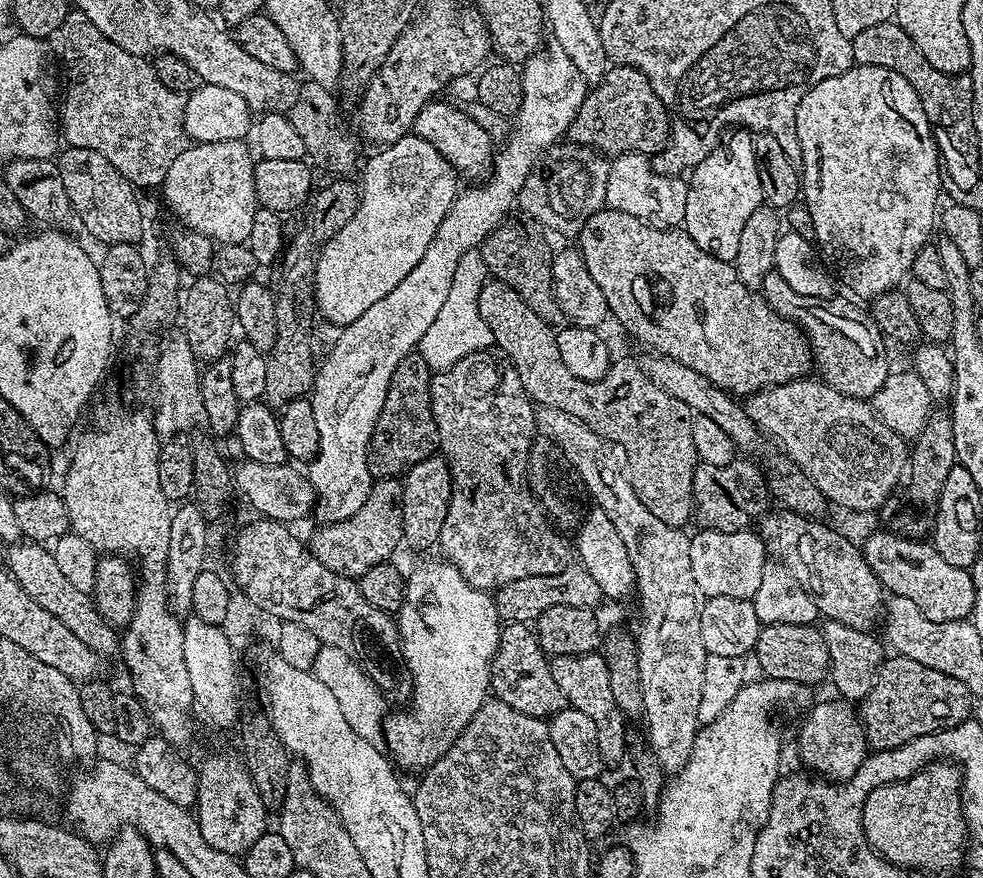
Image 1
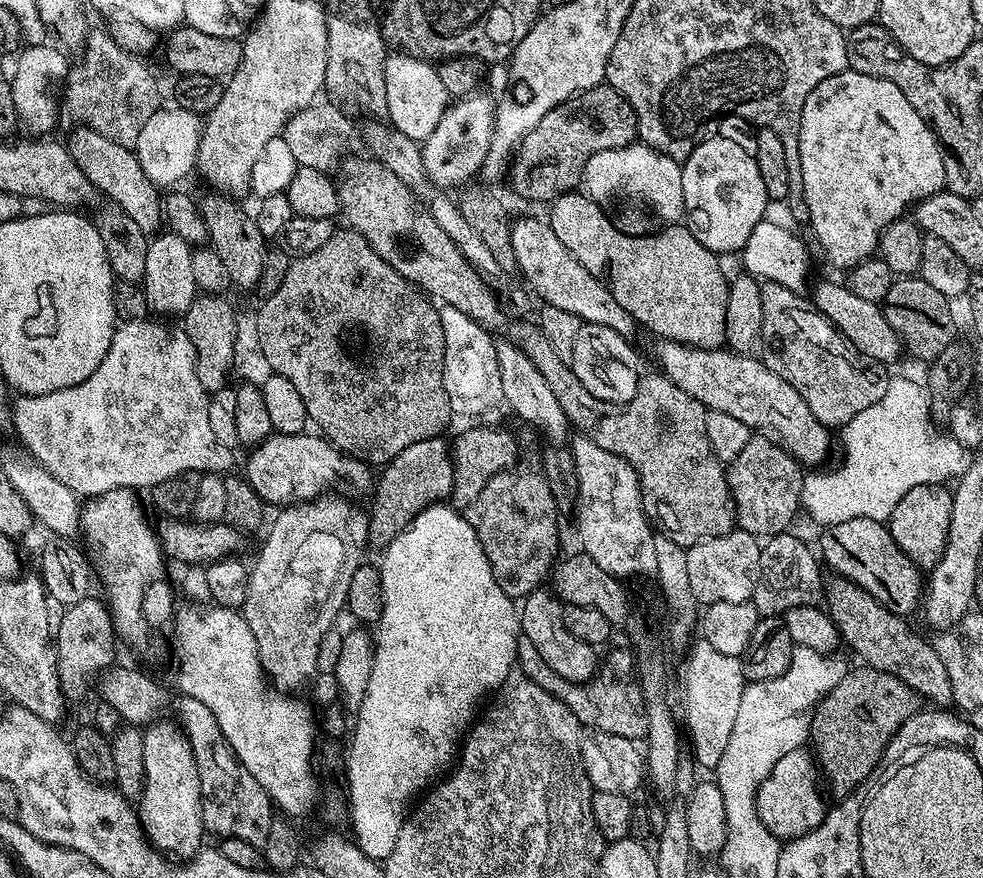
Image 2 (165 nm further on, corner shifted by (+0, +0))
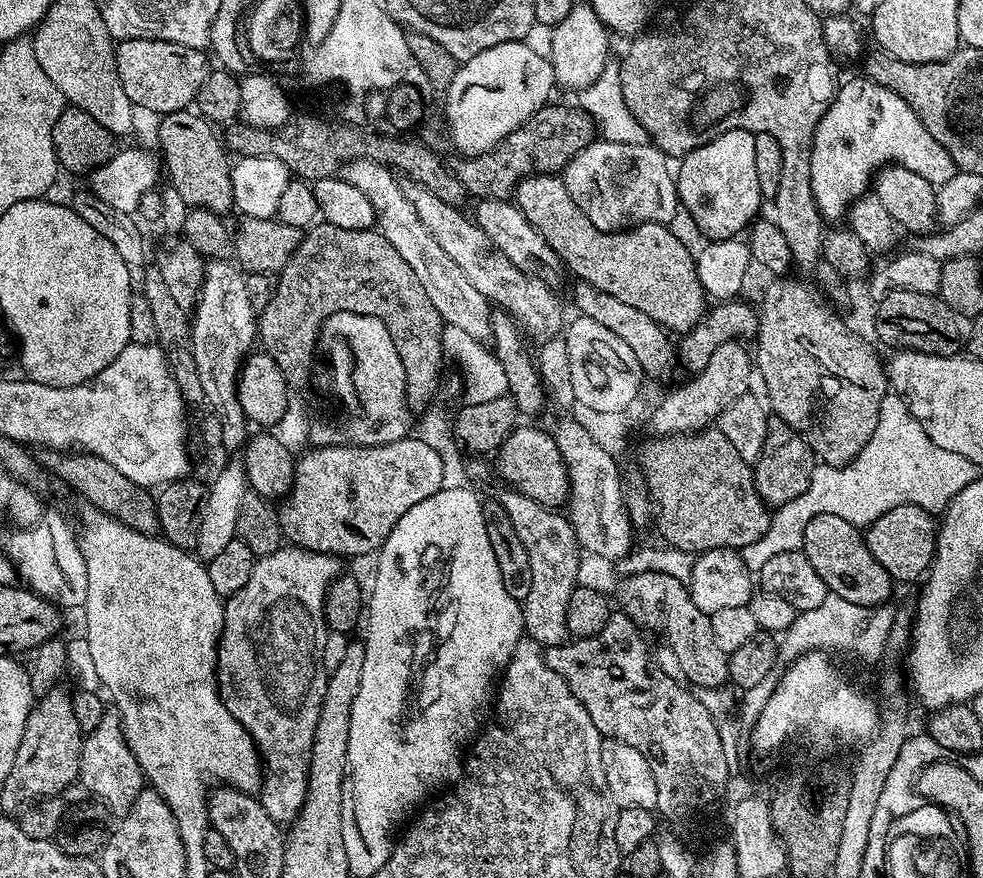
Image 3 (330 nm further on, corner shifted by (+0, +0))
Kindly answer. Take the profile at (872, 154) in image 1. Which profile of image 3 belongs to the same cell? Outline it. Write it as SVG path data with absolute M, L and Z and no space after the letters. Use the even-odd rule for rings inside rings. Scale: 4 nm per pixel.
M859 78L848 80L839 85L836 97L830 102L826 114L818 122L818 130L814 134L812 153L810 154L810 190L814 190L814 202L820 215L828 222L840 222L847 217L857 196L867 193L874 177L881 166L897 164L906 166L906 170L914 170L921 178L926 178L933 186L950 182L958 171L954 158L930 138L930 130L922 126L918 114L894 94L894 90L886 90L886 86L878 86L873 80Z

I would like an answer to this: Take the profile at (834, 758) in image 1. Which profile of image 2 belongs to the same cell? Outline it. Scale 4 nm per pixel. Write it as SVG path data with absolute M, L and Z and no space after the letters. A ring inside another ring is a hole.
M807 747L795 748L790 750L790 754L778 758L774 770L770 770L766 782L762 782L762 786L758 788L756 795L758 818L762 818L762 826L766 826L766 830L770 834L774 834L777 840L781 842L796 840L802 834L814 830L824 820L826 803L824 804L823 795L825 796L822 791L822 773L816 763L815 755Z

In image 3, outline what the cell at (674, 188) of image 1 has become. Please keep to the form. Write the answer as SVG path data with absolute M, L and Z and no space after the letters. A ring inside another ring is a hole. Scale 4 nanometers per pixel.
M603 138L593 139L582 151L574 154L574 158L564 167L562 179L566 190L570 190L570 198L574 198L574 206L598 226L603 232L623 232L629 228L637 228L639 224L673 223L678 201L676 199L676 177L670 167L669 157L651 143L623 144L610 142Z

